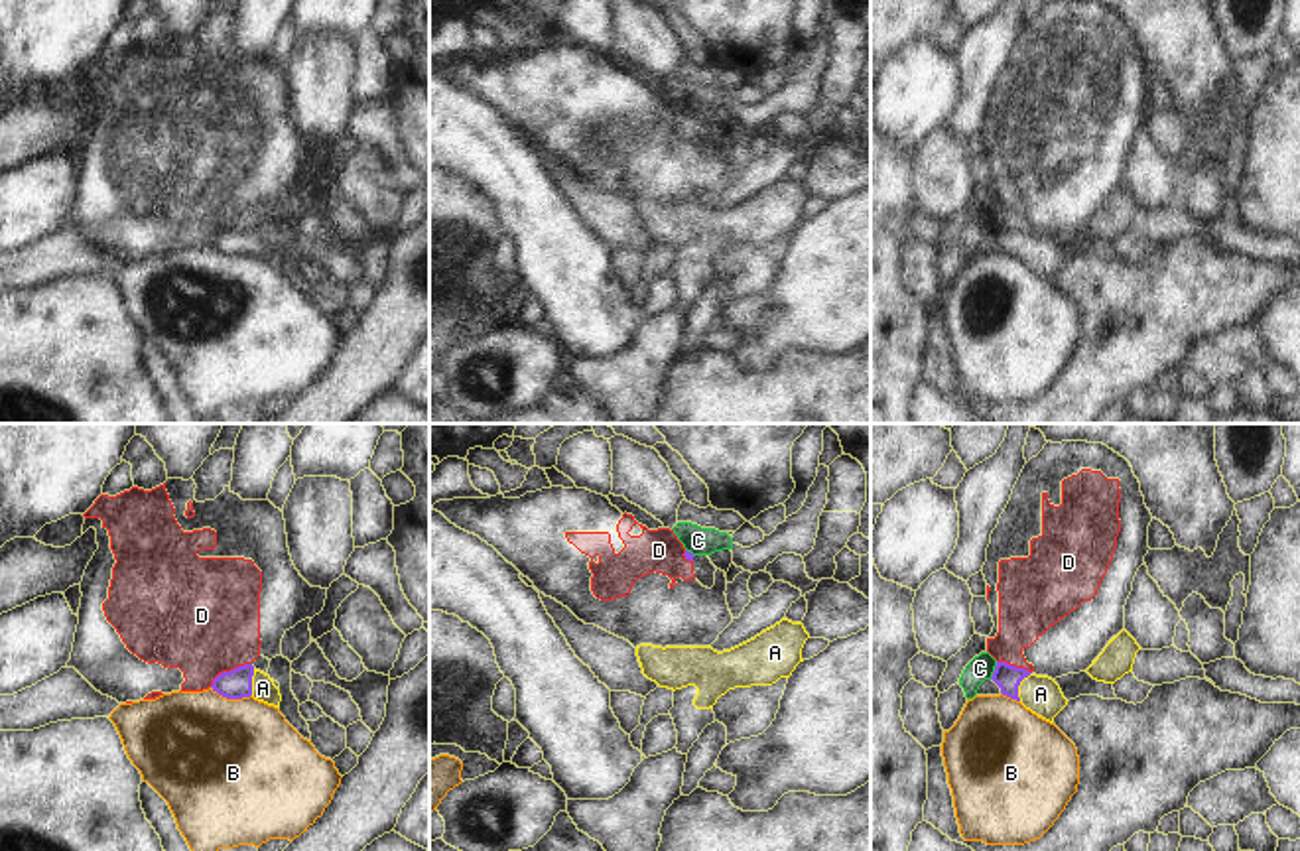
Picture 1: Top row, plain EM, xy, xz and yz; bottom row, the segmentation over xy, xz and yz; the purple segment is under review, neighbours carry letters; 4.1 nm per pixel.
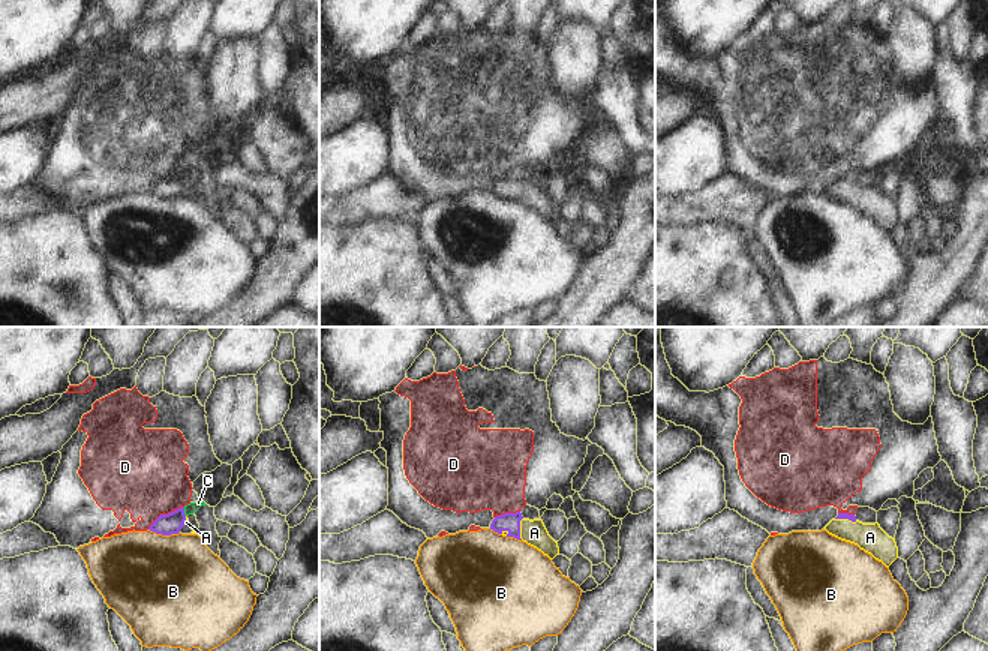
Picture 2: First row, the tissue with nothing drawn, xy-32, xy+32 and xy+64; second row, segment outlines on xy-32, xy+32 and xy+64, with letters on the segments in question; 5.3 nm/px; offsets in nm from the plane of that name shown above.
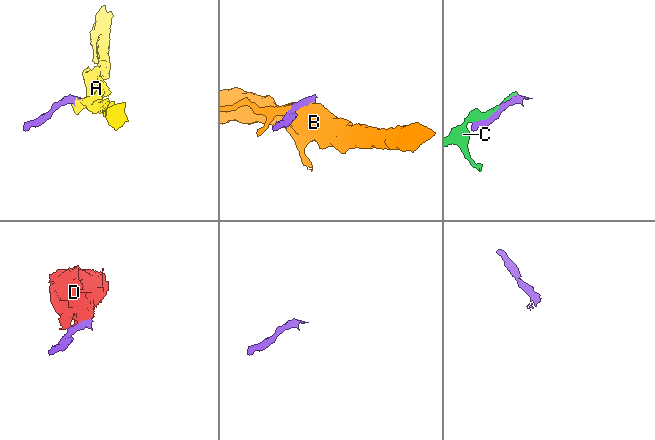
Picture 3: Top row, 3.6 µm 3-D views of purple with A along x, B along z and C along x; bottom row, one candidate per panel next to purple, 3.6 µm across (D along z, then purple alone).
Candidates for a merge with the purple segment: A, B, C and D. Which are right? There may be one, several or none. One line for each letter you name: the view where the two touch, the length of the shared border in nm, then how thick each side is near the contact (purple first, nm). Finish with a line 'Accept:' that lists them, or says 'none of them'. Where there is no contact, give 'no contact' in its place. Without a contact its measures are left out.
A: yz | 130 nm | 100/160 nm
Accept: A

